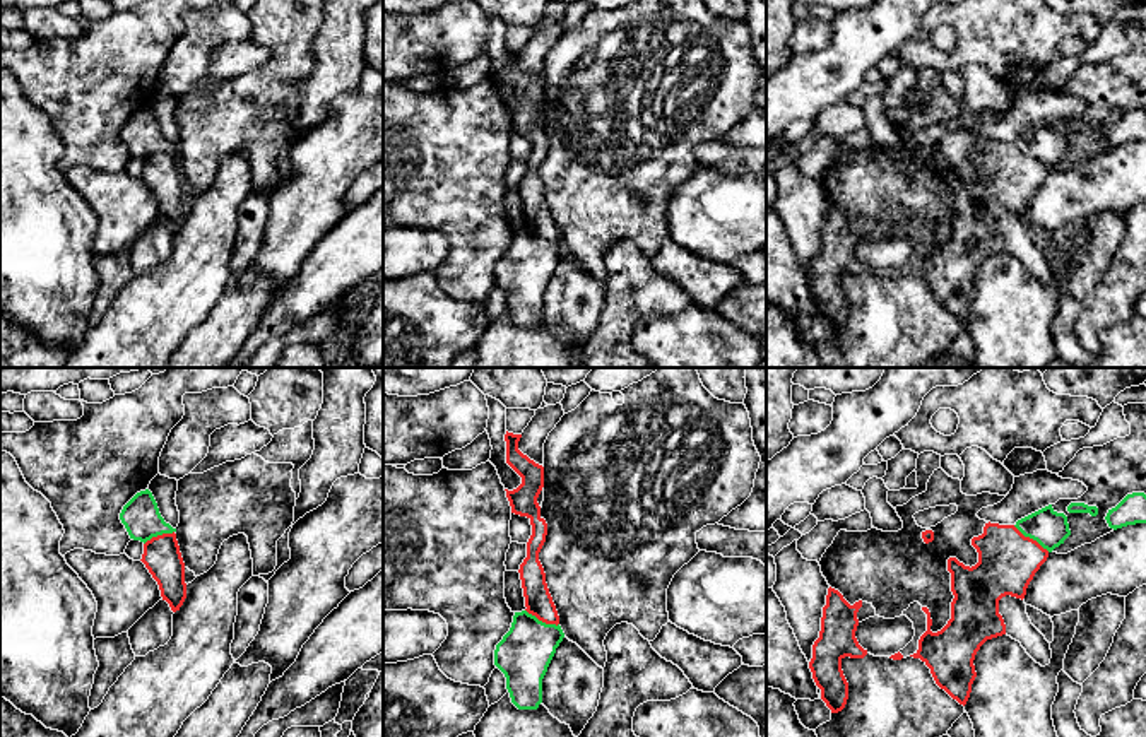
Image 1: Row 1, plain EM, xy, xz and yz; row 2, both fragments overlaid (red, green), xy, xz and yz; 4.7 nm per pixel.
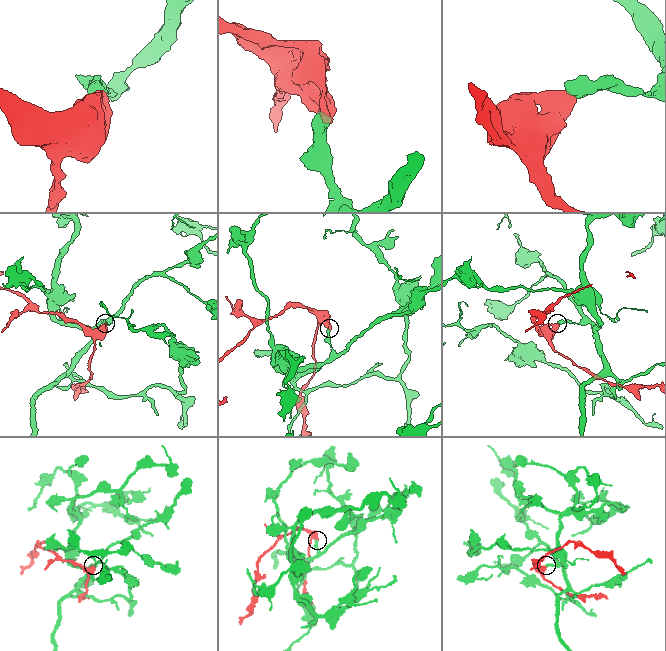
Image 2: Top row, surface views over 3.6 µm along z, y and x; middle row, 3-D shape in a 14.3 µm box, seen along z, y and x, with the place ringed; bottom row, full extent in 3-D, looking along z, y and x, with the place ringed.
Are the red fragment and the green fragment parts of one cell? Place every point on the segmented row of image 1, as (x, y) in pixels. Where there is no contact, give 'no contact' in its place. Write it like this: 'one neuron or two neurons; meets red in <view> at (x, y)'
two neurons; meets red in yz at (1032, 539)

